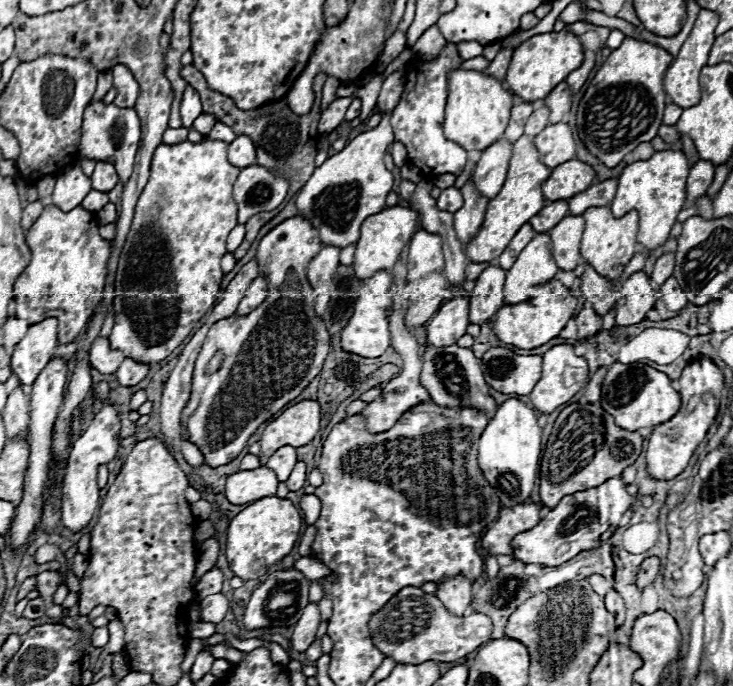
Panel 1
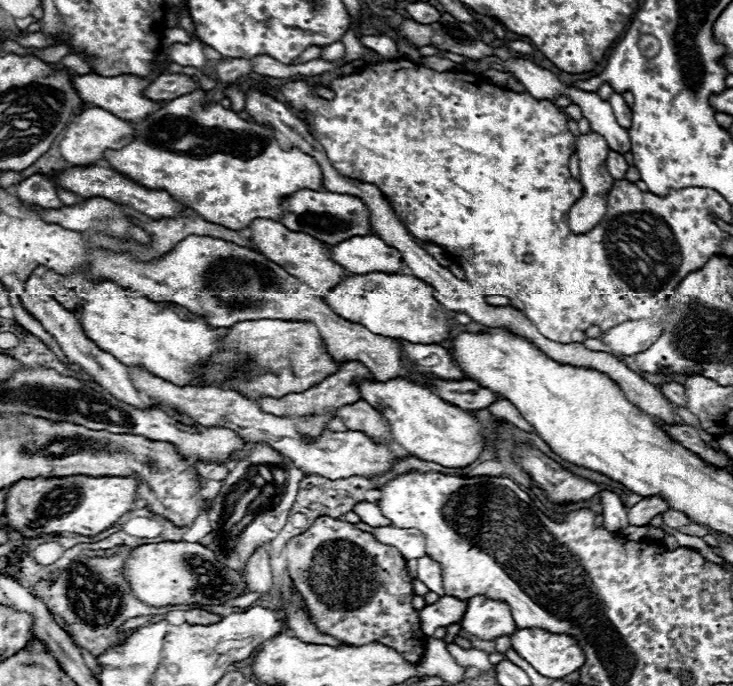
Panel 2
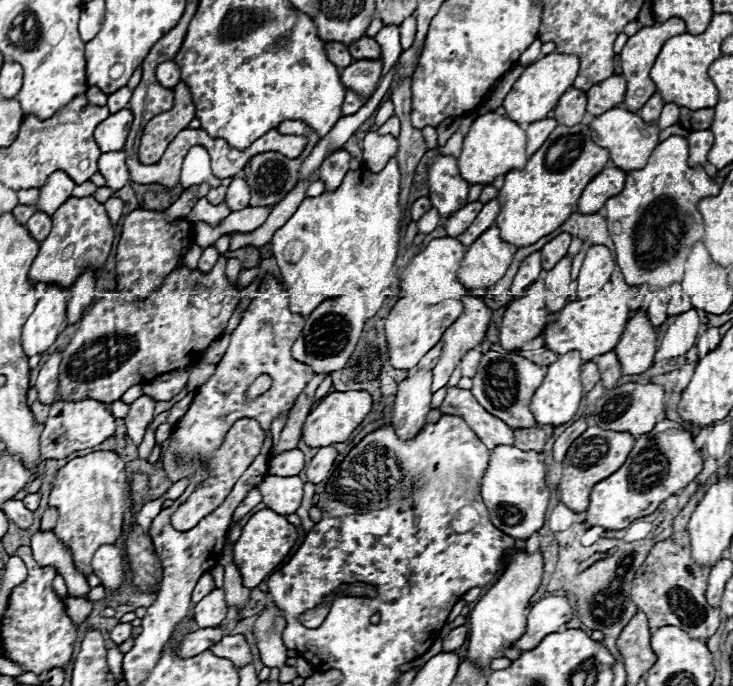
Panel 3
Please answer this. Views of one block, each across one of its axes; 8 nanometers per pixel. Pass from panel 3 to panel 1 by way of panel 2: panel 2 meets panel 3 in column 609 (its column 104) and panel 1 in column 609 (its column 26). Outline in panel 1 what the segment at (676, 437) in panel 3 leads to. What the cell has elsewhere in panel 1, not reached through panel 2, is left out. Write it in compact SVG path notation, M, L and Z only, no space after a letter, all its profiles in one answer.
M610 478L604 484L576 492L572 496L564 496L556 508L552 508L546 518L532 530L526 530L512 540L514 560L522 560L524 564L544 564L544 566L560 566L574 558L582 550L598 548L600 536L606 530L618 528L618 520L626 510L632 508L636 496L628 494L626 482L618 478Z

